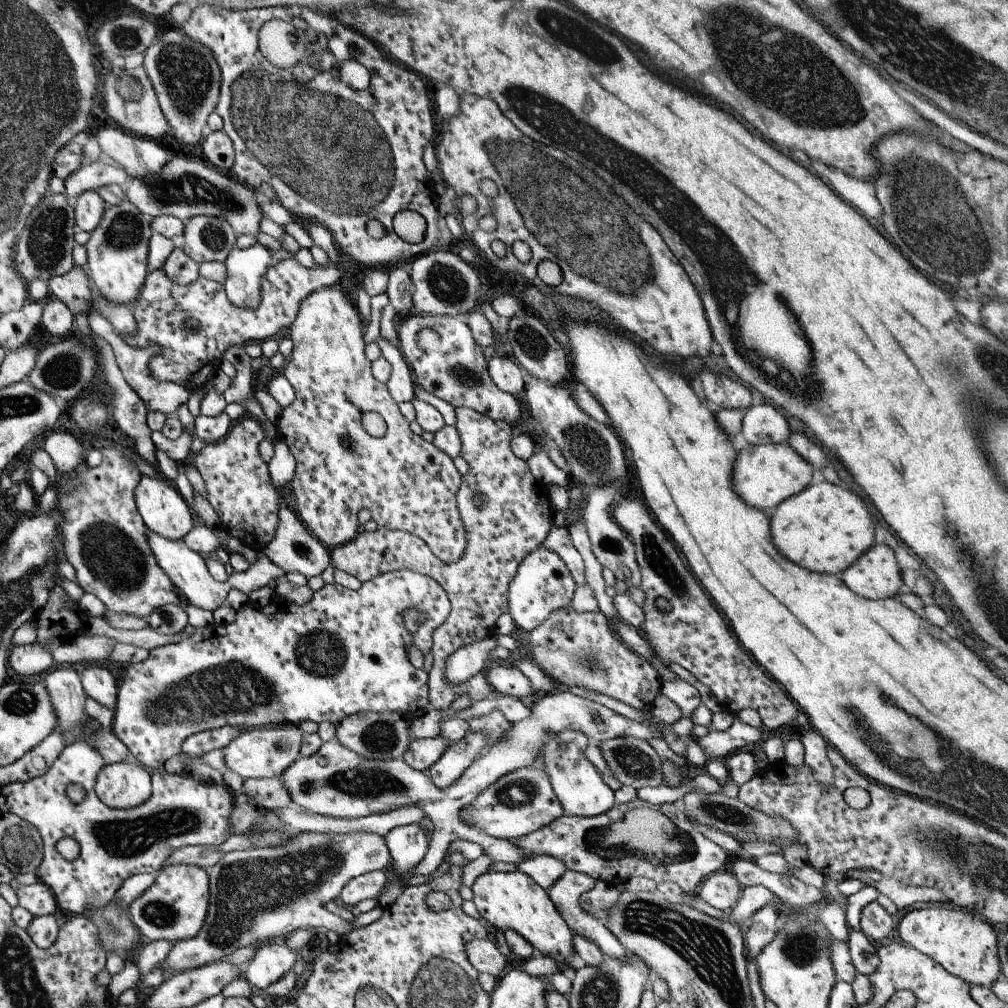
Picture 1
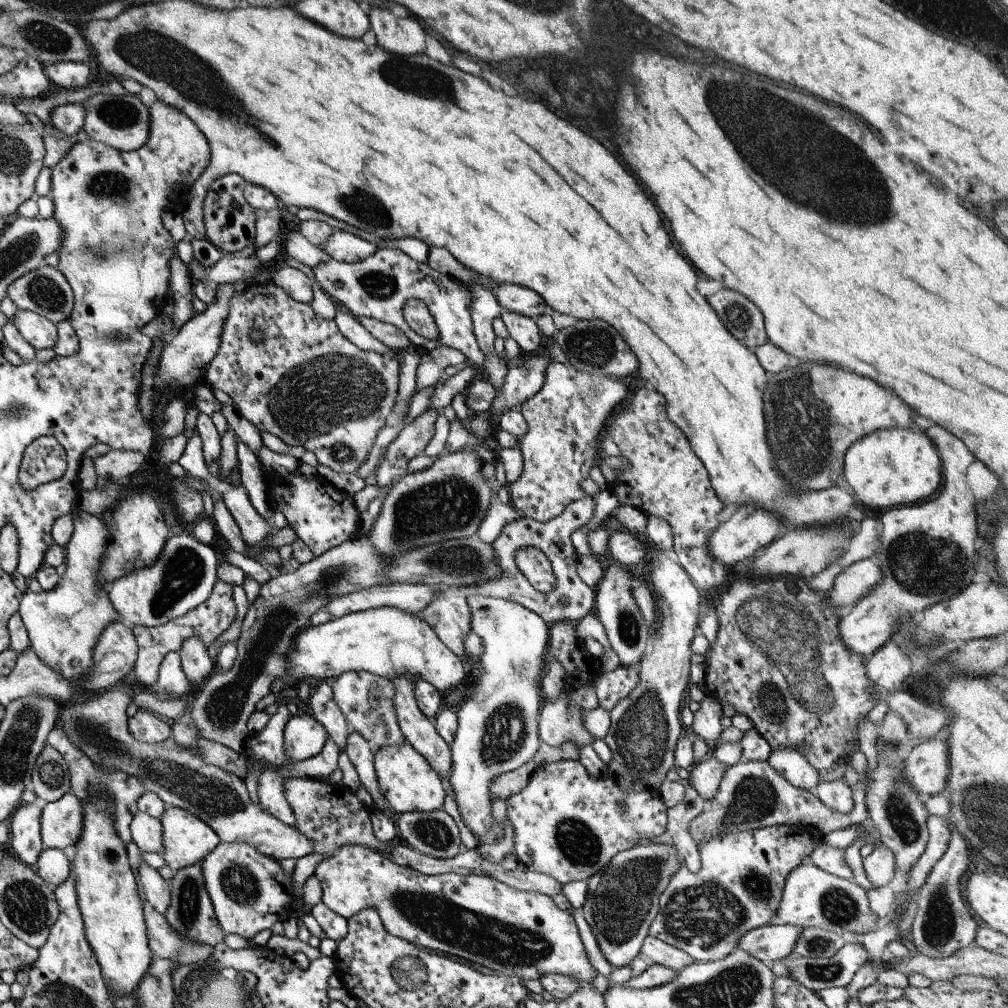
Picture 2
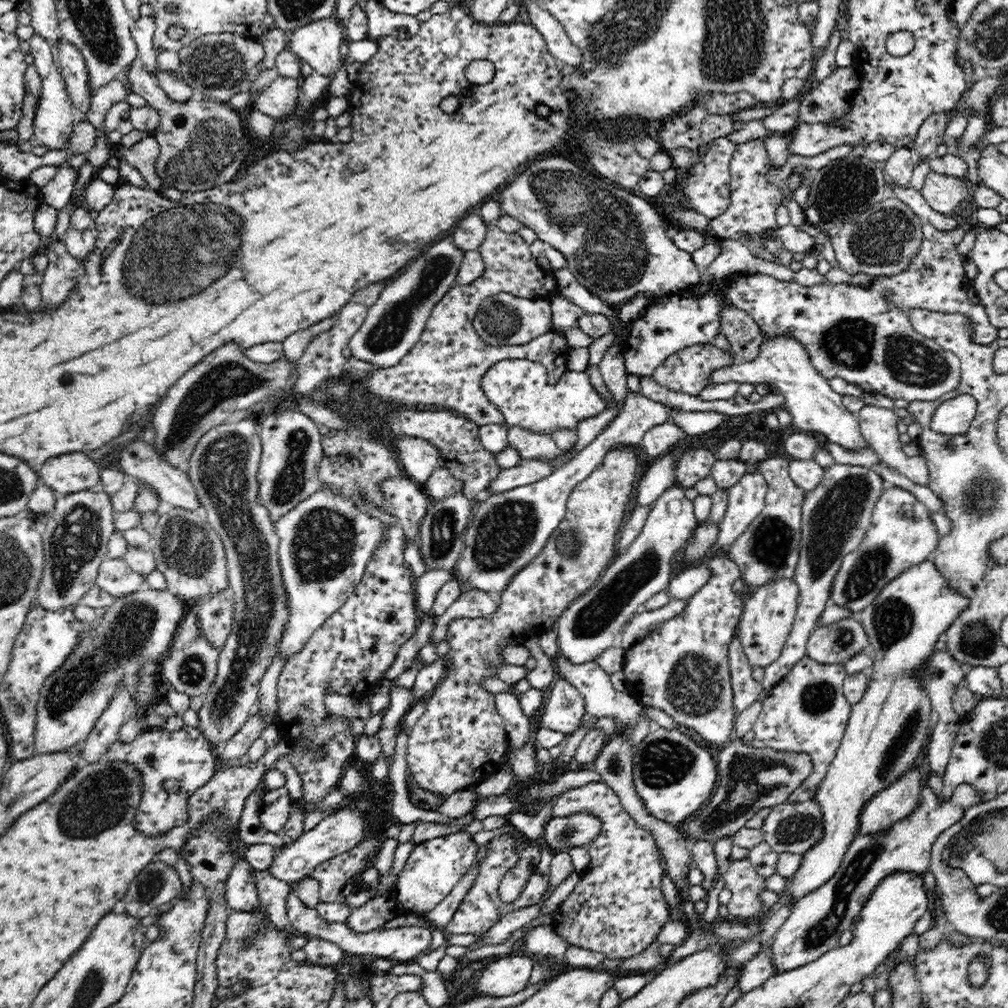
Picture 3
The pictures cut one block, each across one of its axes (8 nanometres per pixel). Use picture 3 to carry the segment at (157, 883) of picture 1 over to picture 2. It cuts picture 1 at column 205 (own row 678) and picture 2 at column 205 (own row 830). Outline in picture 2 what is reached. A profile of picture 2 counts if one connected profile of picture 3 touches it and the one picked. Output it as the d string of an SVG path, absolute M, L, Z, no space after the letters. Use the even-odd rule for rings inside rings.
M166 807L159 819L161 824L161 844L163 846L162 858L164 866L171 872L177 872L181 868L197 864L205 859L205 856L220 844L219 838L199 818L179 808Z

